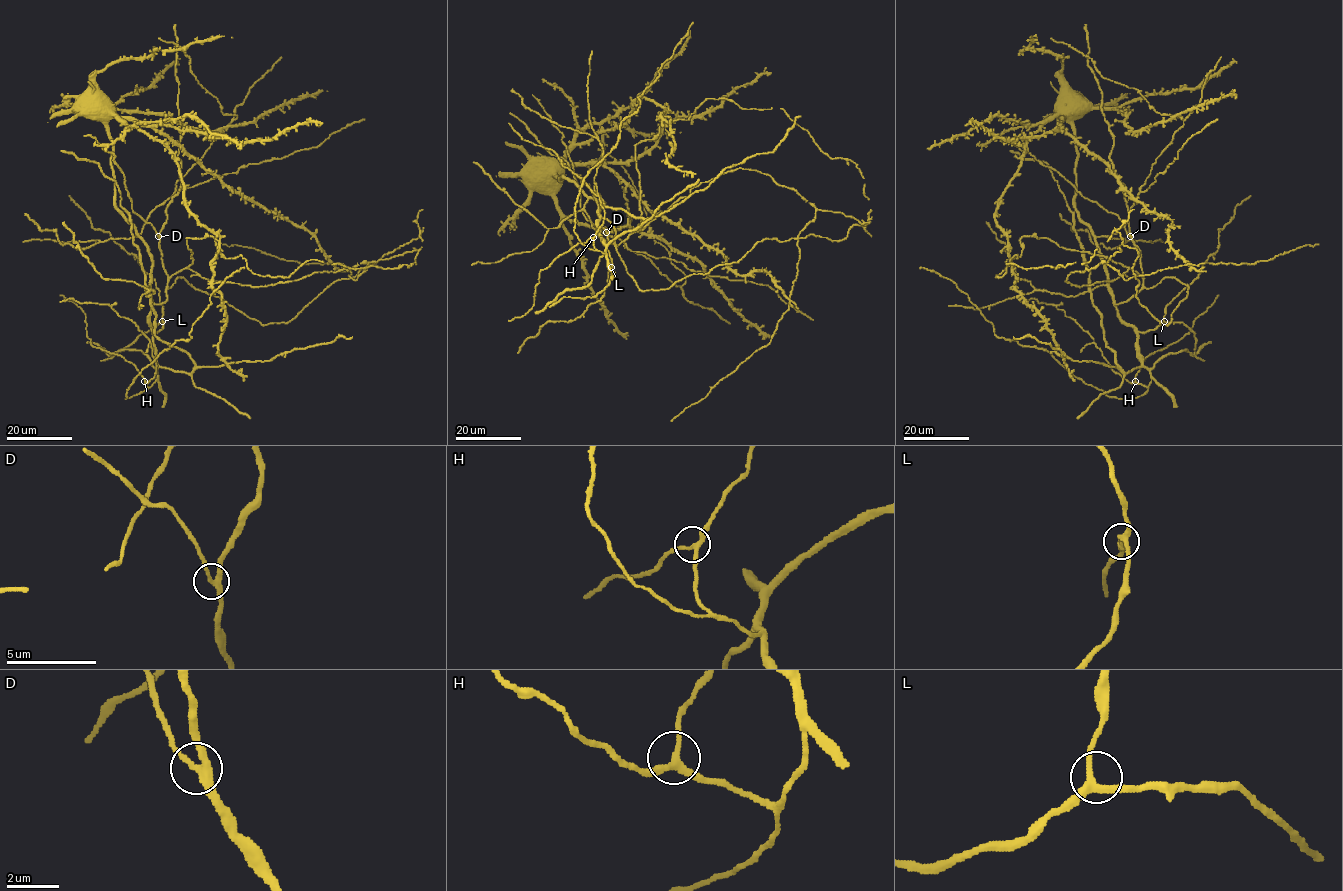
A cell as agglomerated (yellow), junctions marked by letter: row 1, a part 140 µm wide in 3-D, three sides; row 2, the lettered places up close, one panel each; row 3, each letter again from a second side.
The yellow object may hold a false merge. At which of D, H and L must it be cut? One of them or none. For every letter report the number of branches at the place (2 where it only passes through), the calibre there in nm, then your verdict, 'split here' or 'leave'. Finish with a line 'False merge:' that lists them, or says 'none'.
D: 3 | 280 nm | leave
H: 3 | 240 nm | leave
L: 3 | 280 nm | leave
False merge: none

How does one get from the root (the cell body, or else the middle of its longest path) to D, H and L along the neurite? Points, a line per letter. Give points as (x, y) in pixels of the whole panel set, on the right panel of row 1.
D: (1071, 106), (1075, 209), (1098, 248), (1116, 304), (1130, 299), (1143, 283), (1140, 251), (1130, 236)
H: (1071, 106), (1075, 209), (1098, 248), (1117, 313), (1136, 334), (1139, 359), (1151, 382), (1146, 387), (1135, 381)
L: (1071, 106), (1077, 154), (1075, 209), (1098, 248), (1117, 313), (1140, 332), (1153, 330), (1164, 321)

